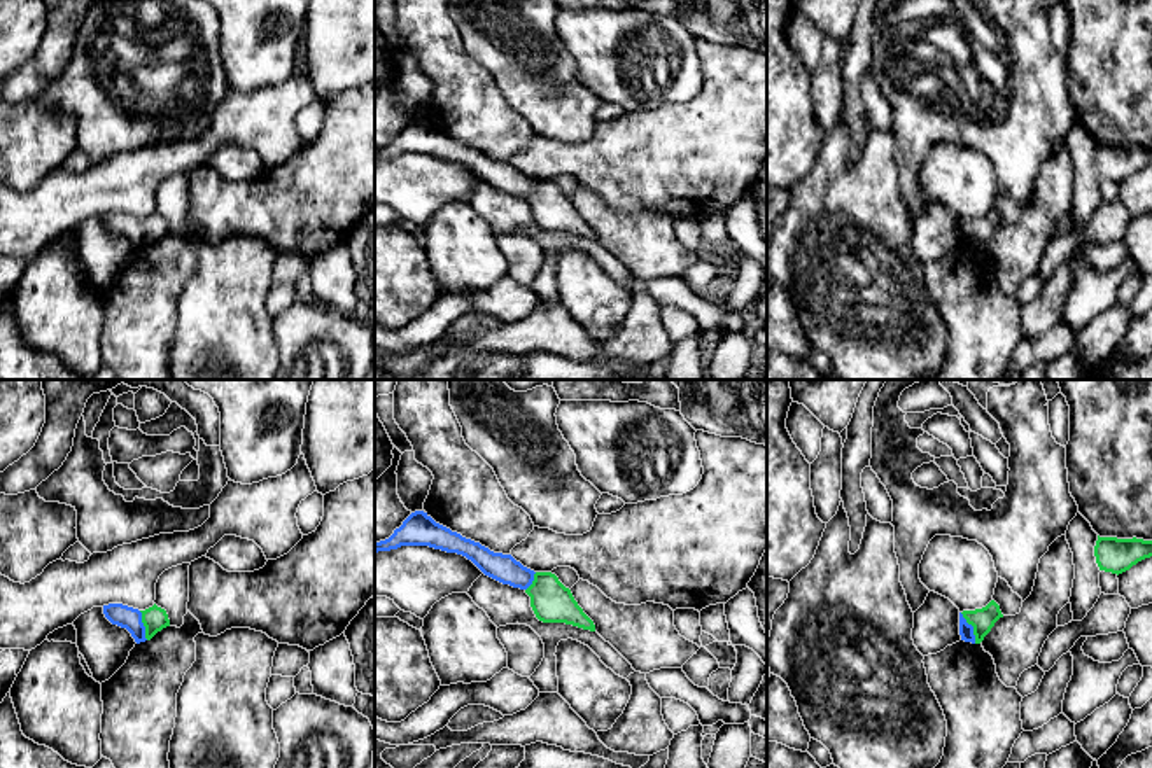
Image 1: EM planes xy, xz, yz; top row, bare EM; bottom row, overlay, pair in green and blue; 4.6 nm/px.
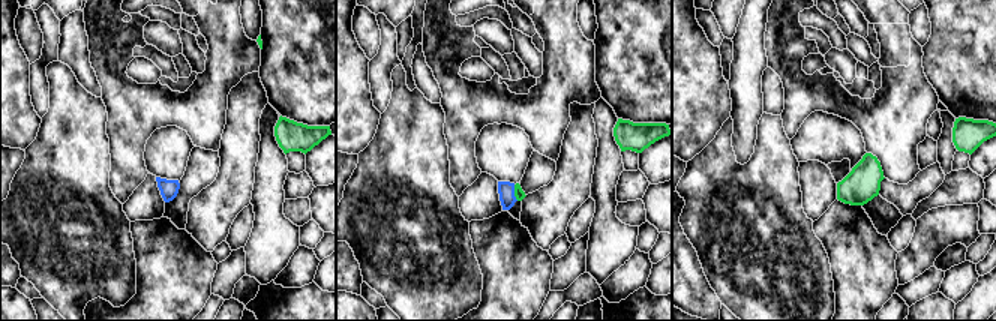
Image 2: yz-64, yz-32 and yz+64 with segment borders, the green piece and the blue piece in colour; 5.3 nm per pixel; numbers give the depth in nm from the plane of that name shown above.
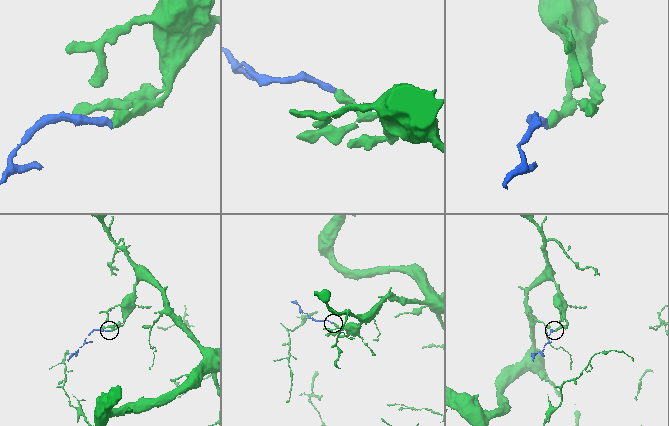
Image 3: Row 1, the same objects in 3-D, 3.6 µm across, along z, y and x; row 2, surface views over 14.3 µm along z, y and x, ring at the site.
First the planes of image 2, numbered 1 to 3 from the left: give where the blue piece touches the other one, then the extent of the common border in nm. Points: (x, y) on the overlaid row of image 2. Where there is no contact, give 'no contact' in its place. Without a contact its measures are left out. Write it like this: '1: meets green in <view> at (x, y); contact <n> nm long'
1: no contact
2: meets green in yz-32 at (515, 192); contact 90 nm long
3: no contact

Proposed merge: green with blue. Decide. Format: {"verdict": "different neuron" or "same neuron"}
{"verdict": "same neuron"}

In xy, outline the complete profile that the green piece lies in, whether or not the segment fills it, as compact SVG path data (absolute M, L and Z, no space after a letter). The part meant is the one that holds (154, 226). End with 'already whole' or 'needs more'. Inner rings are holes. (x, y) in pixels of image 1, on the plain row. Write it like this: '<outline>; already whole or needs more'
M109 212L103 213L103 222L112 233L126 236L137 252L151 248L158 240L170 234L166 219L156 212L145 219Z; needs more

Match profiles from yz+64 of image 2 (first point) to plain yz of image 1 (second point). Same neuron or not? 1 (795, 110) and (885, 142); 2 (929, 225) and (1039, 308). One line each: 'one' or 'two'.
1: two
2: one

